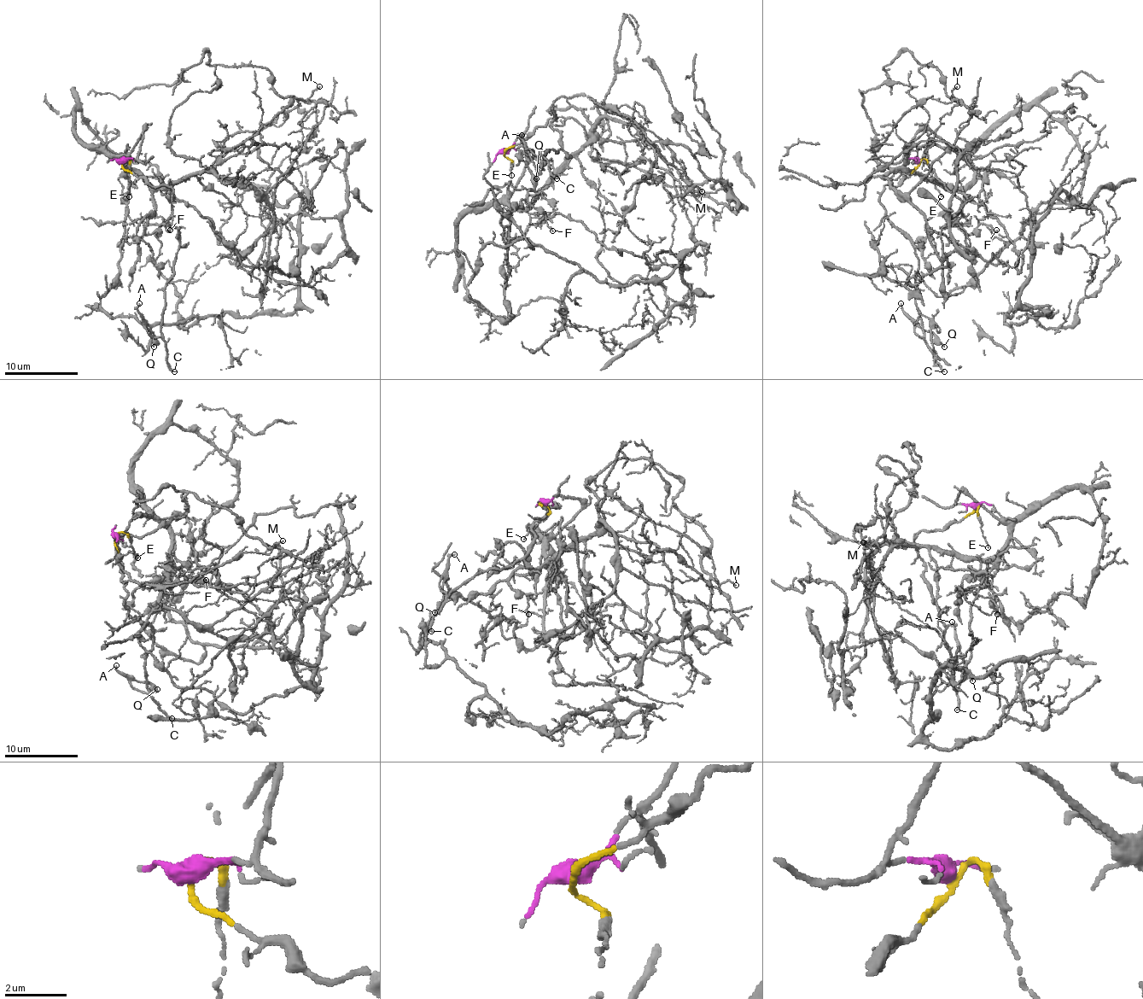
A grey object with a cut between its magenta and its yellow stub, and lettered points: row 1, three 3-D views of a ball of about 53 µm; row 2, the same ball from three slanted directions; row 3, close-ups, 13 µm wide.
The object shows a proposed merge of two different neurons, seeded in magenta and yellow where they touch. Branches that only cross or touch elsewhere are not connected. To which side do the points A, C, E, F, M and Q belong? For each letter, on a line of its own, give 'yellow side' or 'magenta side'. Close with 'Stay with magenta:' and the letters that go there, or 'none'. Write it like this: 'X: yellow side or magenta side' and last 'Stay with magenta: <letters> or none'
A: yellow side
C: yellow side
E: yellow side
F: magenta side
M: magenta side
Q: yellow side
Stay with magenta: F, M

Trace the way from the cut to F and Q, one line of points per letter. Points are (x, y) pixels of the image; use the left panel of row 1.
F: (122, 164), (135, 158), (144, 131), (125, 160), (151, 191), (154, 211), (146, 233), (162, 224), (170, 230)
Q: (122, 164), (173, 195), (167, 220), (178, 241), (160, 334), (146, 327), (153, 347)

